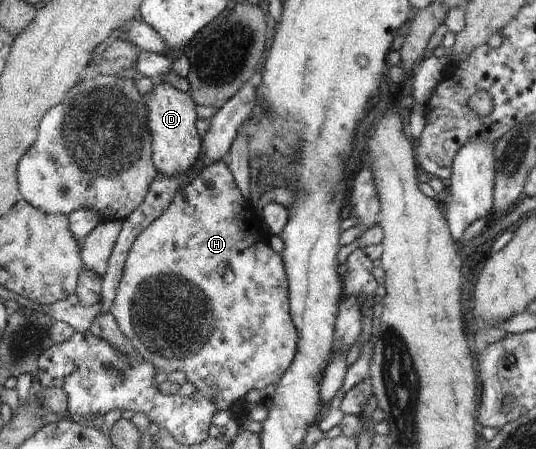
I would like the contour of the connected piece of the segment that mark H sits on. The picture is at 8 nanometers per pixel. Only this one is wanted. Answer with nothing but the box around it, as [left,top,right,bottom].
[110,161,300,410]

